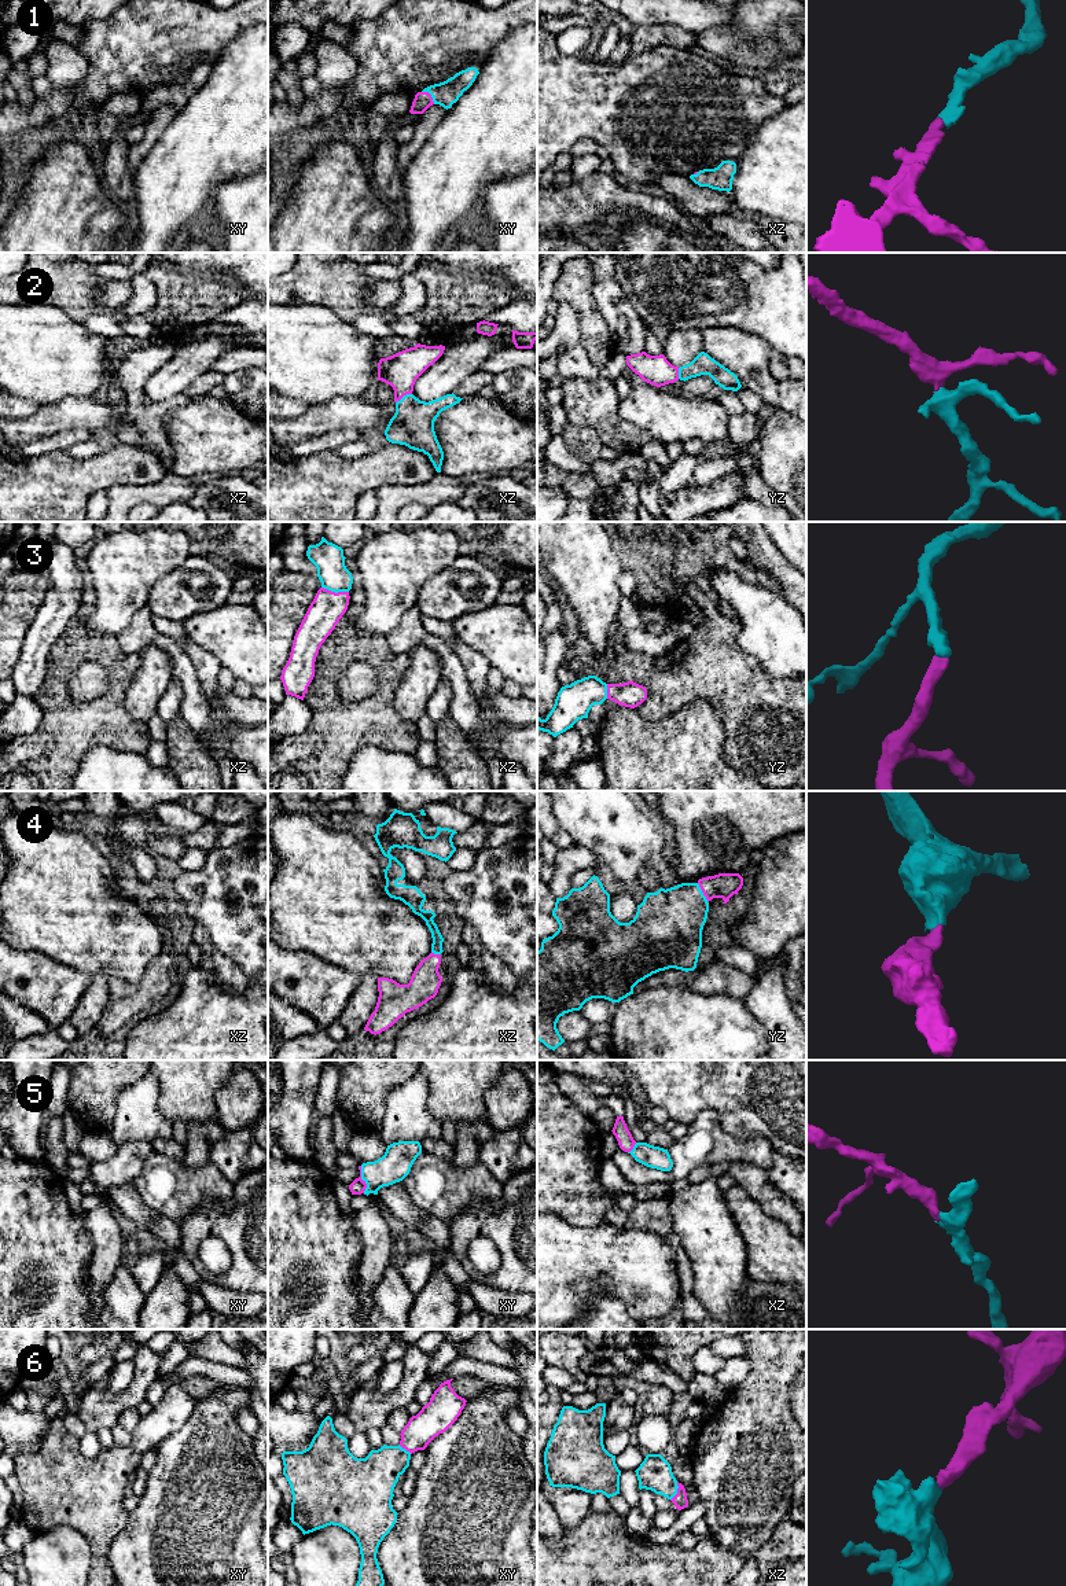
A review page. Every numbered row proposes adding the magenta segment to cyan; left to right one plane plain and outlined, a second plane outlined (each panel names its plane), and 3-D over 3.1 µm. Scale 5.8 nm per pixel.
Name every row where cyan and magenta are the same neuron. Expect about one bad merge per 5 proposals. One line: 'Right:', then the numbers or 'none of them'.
Right: 1, 2, 3, 4, 5, 6

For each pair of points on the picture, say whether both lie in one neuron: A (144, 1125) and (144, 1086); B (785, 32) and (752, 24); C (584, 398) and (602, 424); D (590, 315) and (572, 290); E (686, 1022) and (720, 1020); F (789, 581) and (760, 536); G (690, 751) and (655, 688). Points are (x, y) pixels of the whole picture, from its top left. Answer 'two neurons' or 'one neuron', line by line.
A: one neuron
B: two neurons
C: one neuron
D: one neuron
E: one neuron
F: one neuron
G: two neurons

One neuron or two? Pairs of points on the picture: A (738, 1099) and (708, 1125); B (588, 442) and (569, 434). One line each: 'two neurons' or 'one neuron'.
A: two neurons
B: one neuron

